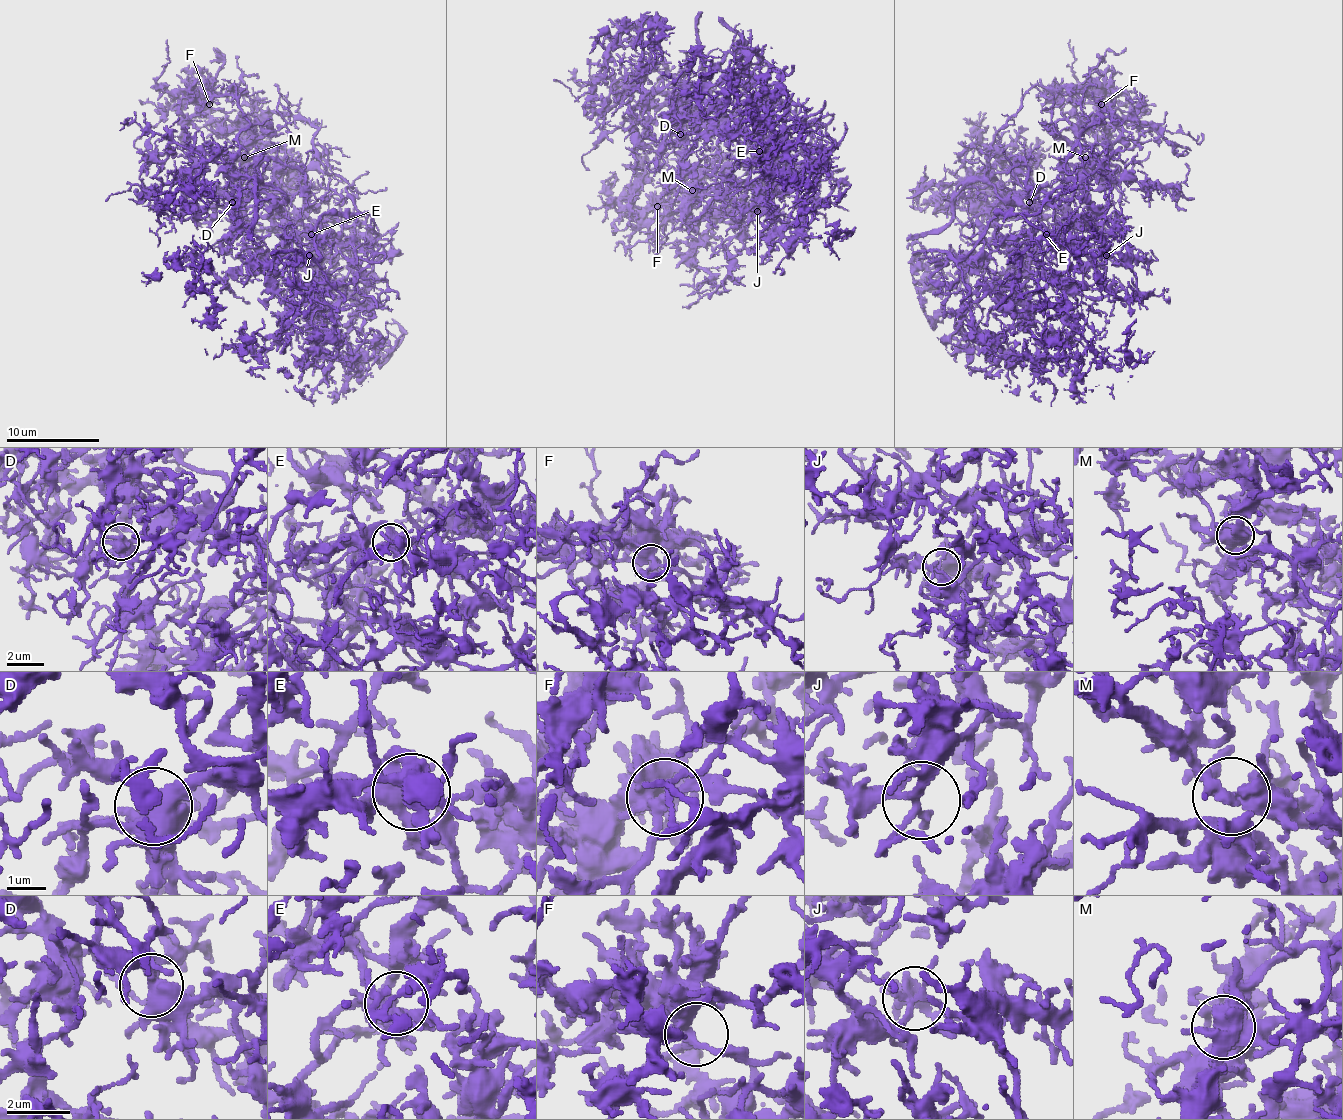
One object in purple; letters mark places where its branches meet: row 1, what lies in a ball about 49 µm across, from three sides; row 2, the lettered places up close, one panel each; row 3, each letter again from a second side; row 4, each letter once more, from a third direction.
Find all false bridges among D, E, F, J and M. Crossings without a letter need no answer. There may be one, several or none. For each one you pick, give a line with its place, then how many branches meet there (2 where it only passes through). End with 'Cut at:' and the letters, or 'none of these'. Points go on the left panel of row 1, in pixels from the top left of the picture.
Cut at: none of these

